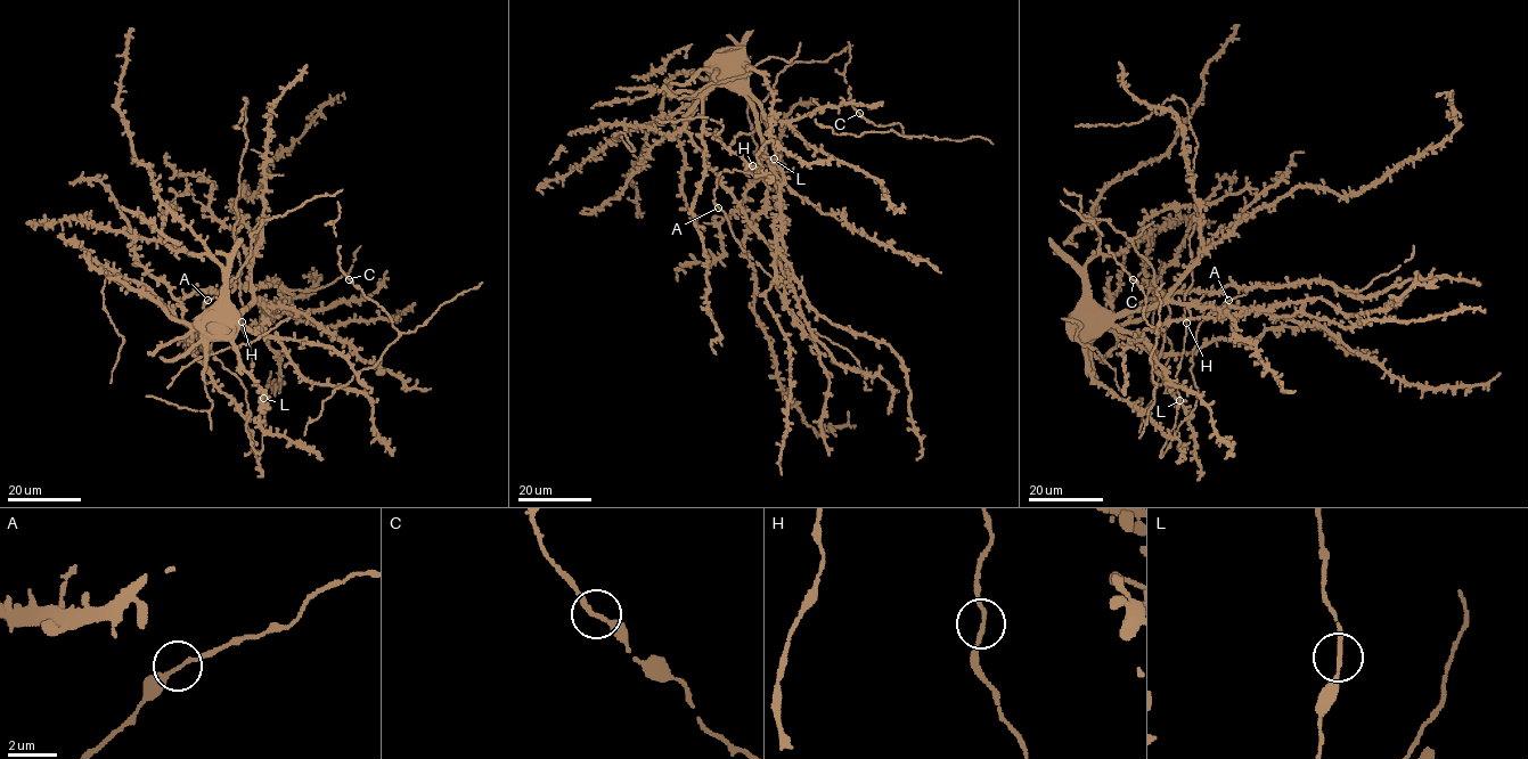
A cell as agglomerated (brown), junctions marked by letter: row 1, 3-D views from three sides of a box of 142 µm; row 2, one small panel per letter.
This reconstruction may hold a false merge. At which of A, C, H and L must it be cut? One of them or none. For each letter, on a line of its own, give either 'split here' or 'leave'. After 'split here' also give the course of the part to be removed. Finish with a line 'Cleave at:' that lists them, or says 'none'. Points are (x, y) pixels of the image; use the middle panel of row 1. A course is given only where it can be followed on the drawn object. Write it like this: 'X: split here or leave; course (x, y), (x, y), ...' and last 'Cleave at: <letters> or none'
A: leave
C: leave
H: leave
L: leave
Cleave at: none

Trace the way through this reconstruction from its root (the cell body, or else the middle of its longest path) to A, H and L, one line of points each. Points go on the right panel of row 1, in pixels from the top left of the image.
A: (1092, 307), (1151, 356), (1190, 418), (1199, 396), (1191, 369), (1196, 329), (1228, 301)
H: (1092, 307), (1085, 312), (1086, 369), (1096, 381), (1140, 408), (1168, 438), (1179, 402), (1176, 373), (1186, 323)
L: (1092, 307), (1085, 312), (1083, 340), (1089, 374), (1140, 408), (1168, 438), (1175, 423), (1179, 400)

